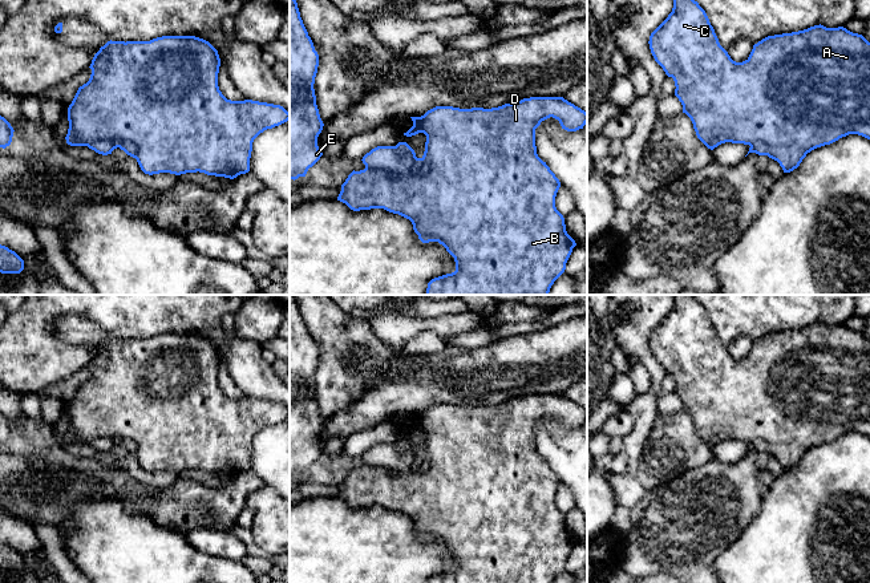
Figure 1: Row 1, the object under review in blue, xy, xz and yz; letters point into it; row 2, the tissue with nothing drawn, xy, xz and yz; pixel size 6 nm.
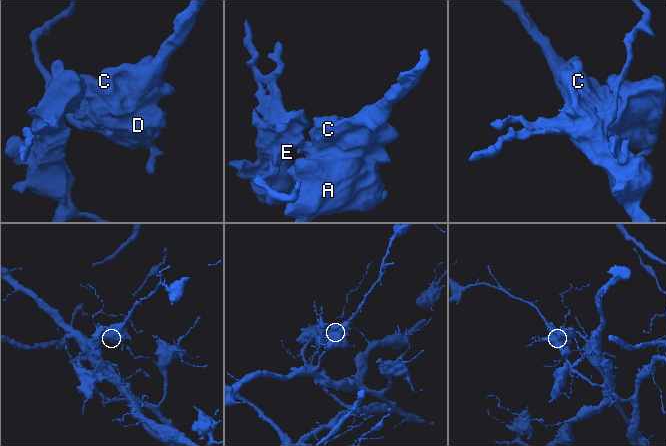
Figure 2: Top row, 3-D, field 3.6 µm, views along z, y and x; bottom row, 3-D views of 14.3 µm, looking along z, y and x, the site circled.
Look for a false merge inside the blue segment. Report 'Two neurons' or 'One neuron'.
Two neurons

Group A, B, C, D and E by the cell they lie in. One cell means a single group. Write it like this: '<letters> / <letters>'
A B C D / E

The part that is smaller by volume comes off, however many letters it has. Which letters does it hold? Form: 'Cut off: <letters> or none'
Cut off: E

